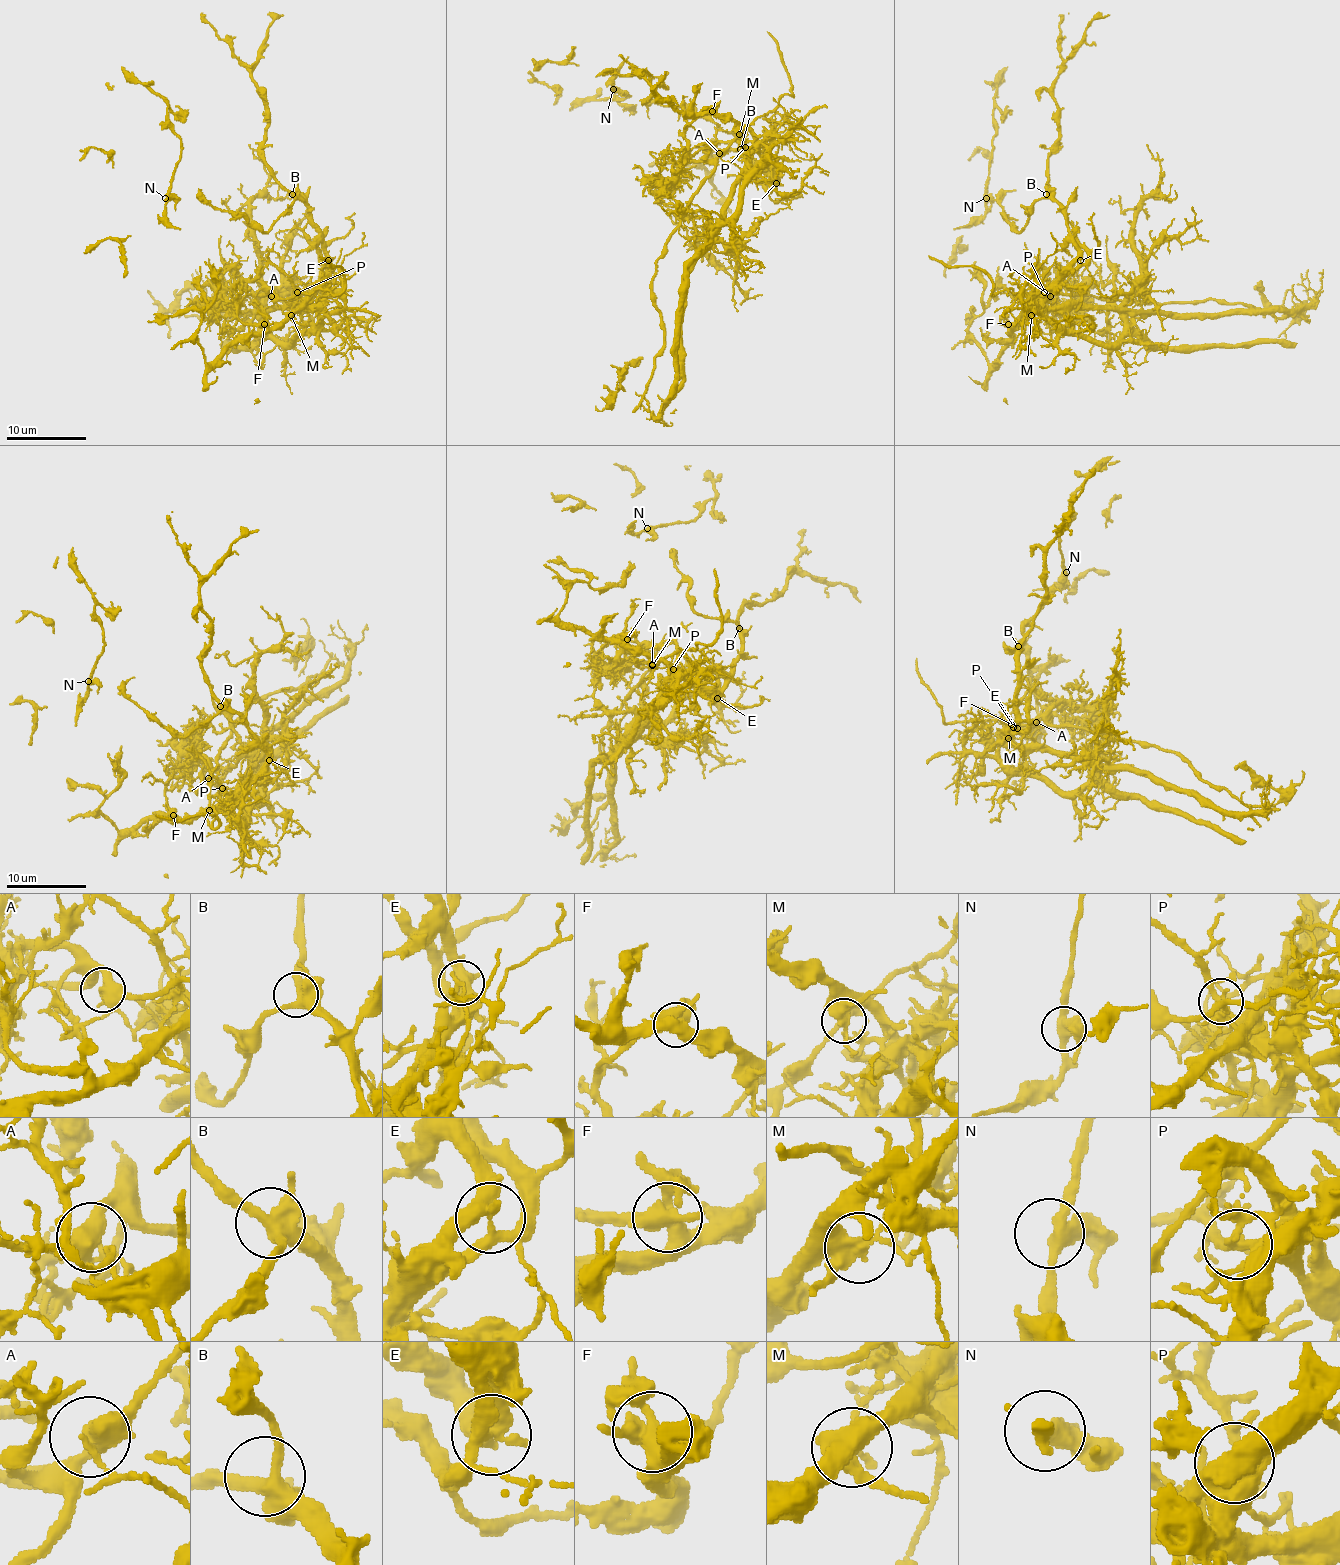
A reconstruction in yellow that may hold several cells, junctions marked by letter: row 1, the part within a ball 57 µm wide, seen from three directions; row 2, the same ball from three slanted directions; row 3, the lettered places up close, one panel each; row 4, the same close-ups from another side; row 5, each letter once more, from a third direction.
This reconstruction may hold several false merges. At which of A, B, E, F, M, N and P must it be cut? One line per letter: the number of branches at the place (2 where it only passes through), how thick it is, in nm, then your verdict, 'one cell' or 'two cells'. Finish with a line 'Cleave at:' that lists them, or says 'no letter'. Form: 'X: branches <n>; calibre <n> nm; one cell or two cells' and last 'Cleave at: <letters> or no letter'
A: branches 3; calibre 400 nm; two cells
B: branches 3; calibre 440 nm; one cell
E: branches 5; calibre 400 nm; two cells
F: branches 4; calibre 500 nm; two cells
M: branches 4; calibre 420 nm; two cells
N: branches 3; calibre 360 nm; one cell
P: branches 4; calibre 240 nm; two cells
Cleave at: A, E, F, M, P

